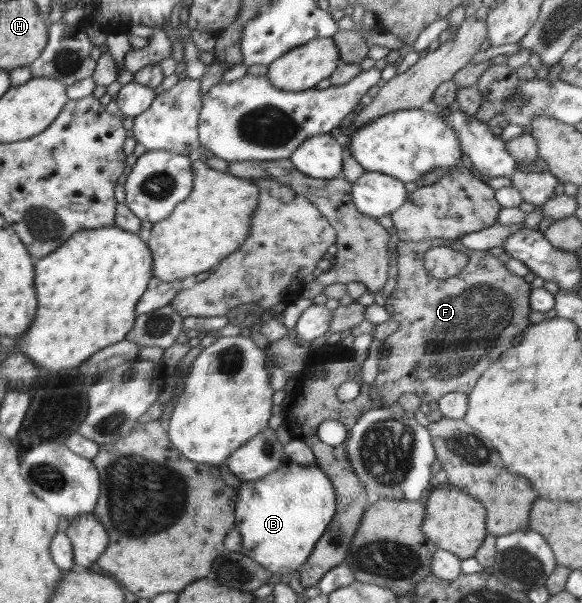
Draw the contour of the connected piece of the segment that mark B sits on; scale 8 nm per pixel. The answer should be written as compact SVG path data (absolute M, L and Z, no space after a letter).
M281 463L271 473L255 481L243 481L237 492L237 531L242 537L240 553L254 559L266 570L282 576L298 570L307 561L317 540L323 535L336 512L335 488L317 465Z

